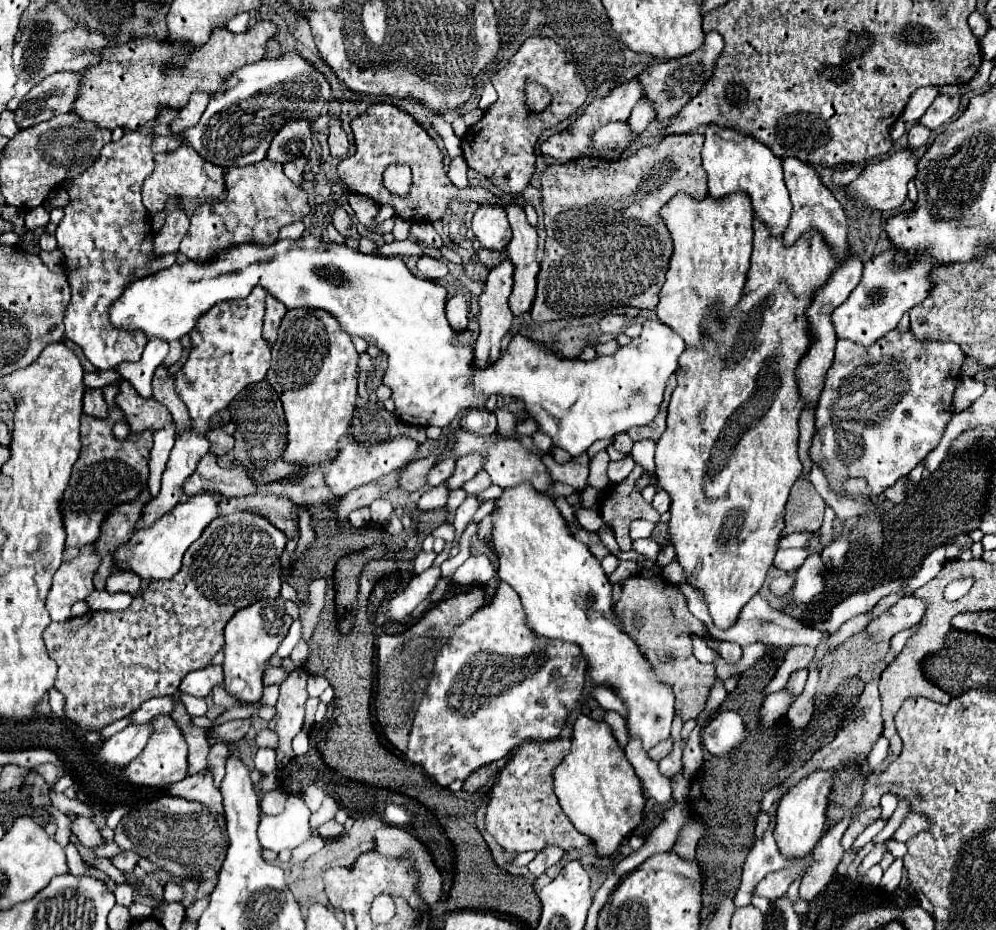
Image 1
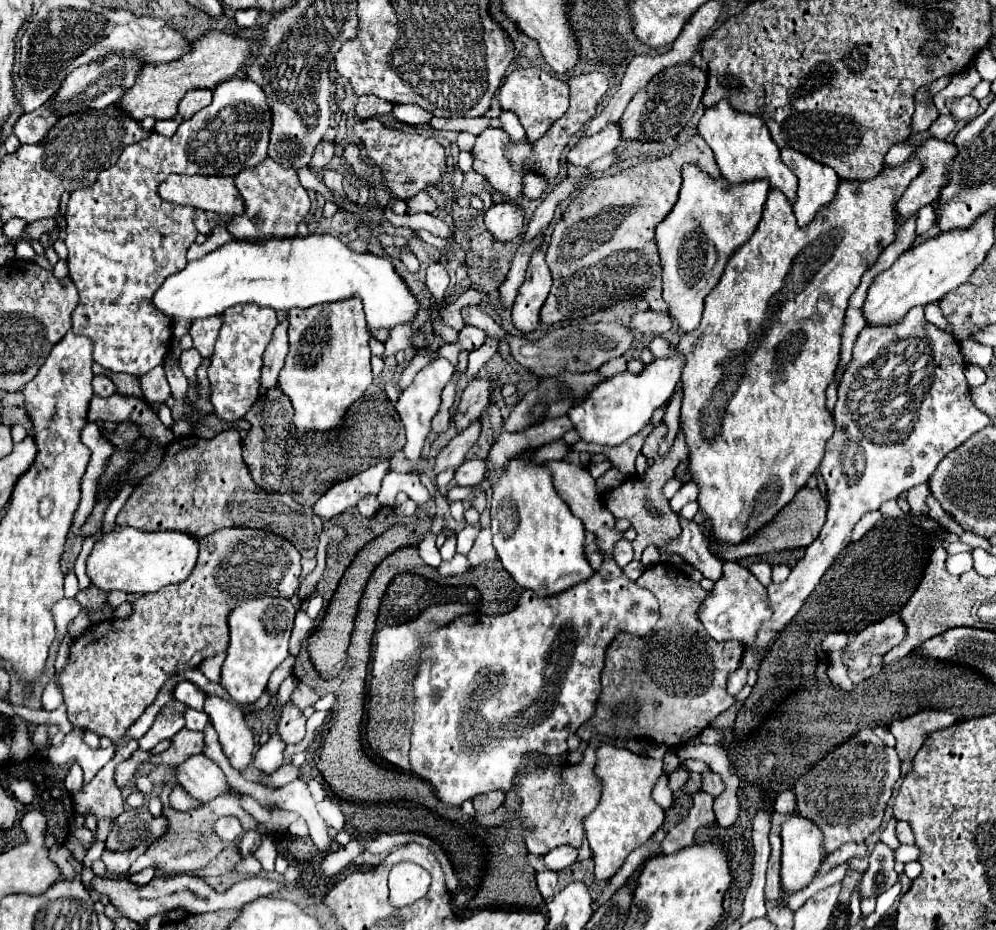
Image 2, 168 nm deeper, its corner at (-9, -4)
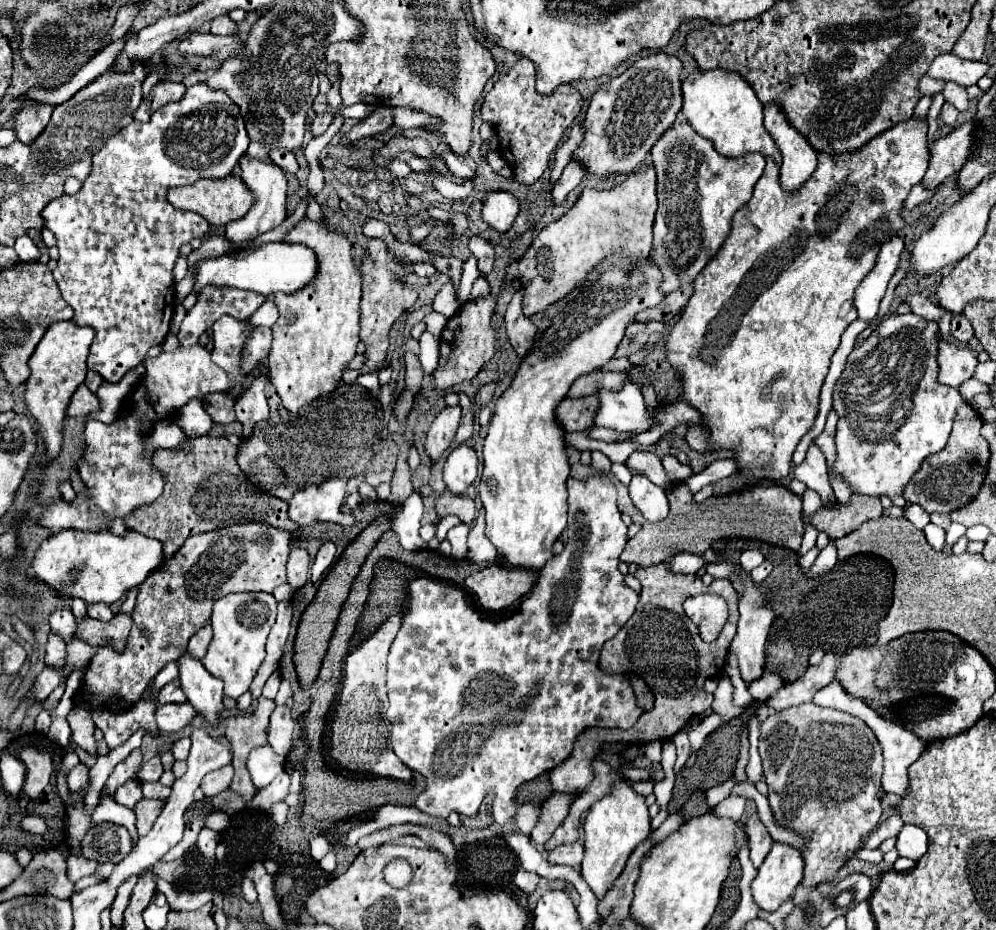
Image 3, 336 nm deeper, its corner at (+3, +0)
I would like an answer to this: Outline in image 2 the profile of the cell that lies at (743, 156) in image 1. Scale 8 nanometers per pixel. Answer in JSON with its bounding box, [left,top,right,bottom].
[699,100,797,204]

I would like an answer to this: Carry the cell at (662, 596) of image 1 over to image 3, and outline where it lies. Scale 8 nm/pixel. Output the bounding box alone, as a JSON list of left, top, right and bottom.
[551,564,737,794]

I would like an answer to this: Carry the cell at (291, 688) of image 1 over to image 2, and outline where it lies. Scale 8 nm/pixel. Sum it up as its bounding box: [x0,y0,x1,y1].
[277,702,307,744]

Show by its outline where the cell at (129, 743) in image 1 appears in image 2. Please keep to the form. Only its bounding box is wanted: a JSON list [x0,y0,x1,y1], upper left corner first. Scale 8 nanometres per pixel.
[139,700,185,752]

